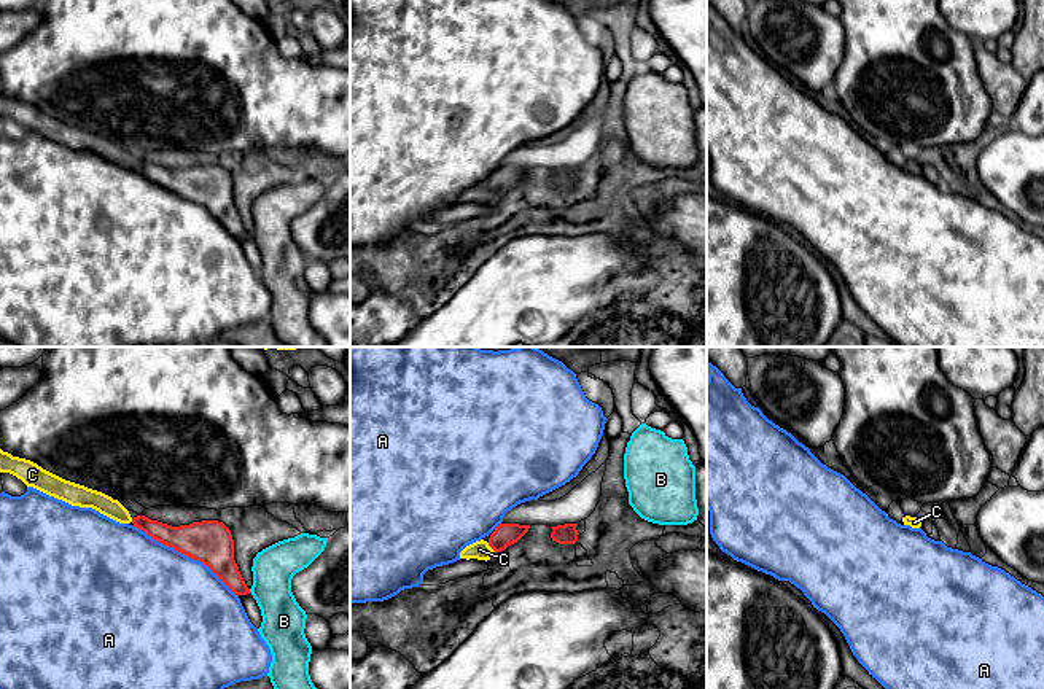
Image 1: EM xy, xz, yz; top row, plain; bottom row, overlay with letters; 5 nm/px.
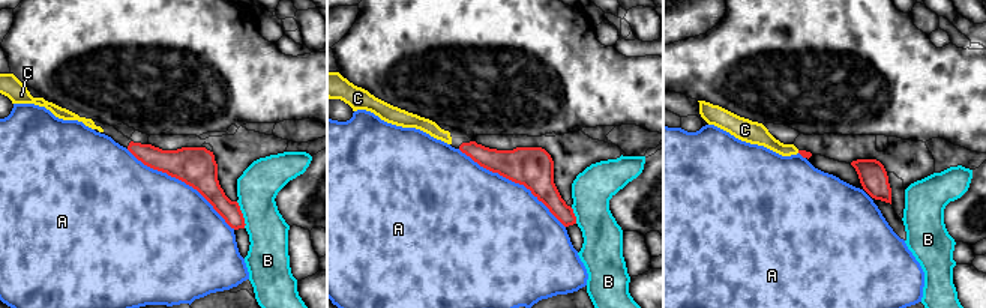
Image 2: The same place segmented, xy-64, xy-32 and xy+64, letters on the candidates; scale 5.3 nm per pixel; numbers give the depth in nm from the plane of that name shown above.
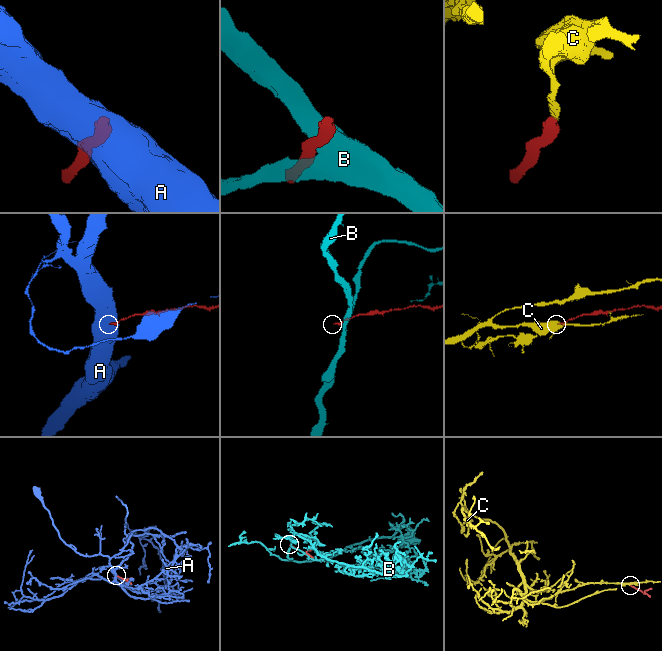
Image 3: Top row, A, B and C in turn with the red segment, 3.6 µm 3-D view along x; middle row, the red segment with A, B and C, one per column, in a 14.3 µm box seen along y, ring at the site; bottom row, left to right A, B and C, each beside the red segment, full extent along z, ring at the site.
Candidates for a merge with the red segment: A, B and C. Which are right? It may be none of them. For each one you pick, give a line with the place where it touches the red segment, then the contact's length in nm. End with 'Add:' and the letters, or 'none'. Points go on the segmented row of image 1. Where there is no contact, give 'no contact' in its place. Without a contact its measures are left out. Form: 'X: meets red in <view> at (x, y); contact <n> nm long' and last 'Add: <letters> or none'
C: meets red in xz at (492, 548); contact 60 nm long
Add: C

